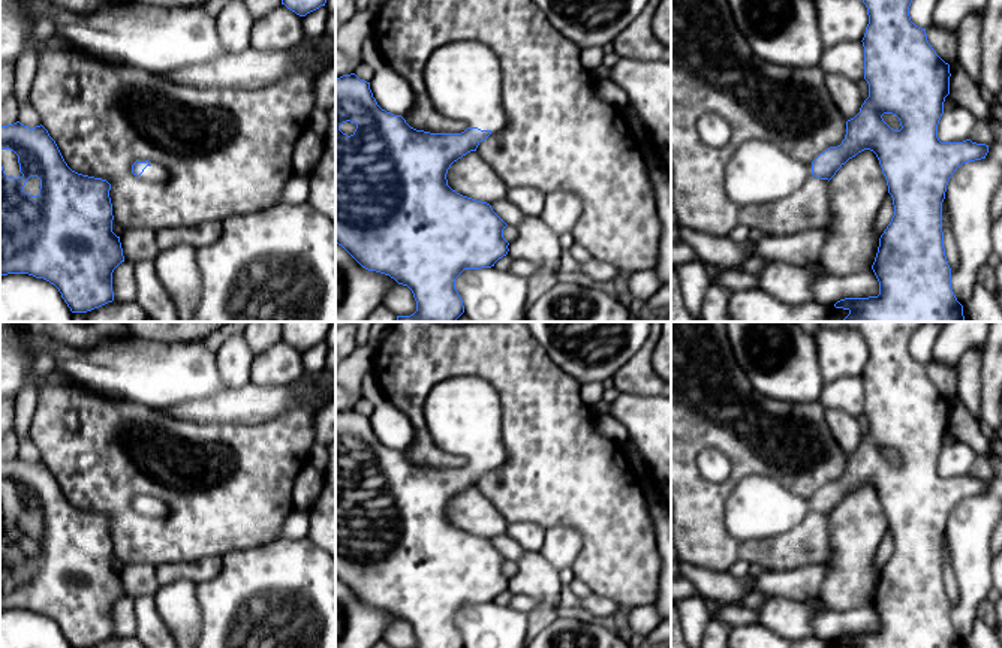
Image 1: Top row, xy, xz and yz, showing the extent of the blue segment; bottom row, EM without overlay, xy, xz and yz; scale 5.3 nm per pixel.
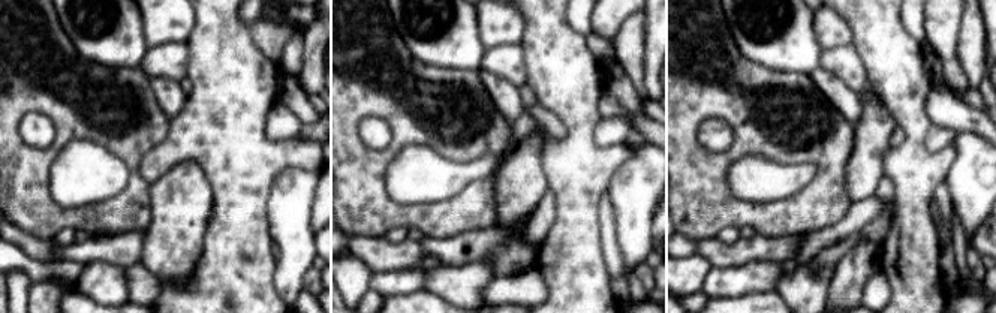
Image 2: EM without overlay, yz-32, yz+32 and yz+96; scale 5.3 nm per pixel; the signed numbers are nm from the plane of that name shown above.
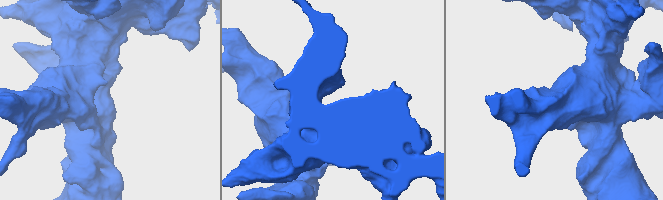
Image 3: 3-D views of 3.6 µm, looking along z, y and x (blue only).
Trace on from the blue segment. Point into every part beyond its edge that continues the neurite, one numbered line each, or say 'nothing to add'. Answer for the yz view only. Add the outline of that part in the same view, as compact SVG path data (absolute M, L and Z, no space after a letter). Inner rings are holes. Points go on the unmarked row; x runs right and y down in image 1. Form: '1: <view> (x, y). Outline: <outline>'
1: yz (758, 508). Outline: M753 474L741 480L726 500L726 528L731 536L744 542L773 537L798 527L812 512L812 498L803 498L779 482Z

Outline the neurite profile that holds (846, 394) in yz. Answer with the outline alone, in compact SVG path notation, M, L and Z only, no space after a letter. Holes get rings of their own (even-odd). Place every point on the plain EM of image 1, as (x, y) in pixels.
M840 377L825 382L818 403L824 409L842 410L858 419L864 413L863 377Z

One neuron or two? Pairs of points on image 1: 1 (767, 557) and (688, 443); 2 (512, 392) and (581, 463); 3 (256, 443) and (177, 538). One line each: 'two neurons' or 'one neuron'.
1: one neuron
2: one neuron
3: one neuron

